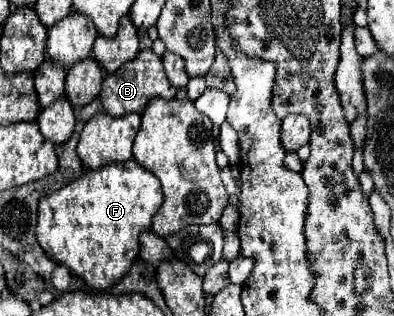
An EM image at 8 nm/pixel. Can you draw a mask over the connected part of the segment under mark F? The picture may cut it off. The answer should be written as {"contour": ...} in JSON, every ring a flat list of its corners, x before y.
{"contour":[[134,159,130,163,110,163,98,171,86,171,82,179,64,185,60,191,50,193,38,203,36,239,44,253,58,265,66,265,74,275,82,277,94,289,108,289,128,273,140,251,140,233,150,229,152,217,162,205,160,181,140,167]]}

